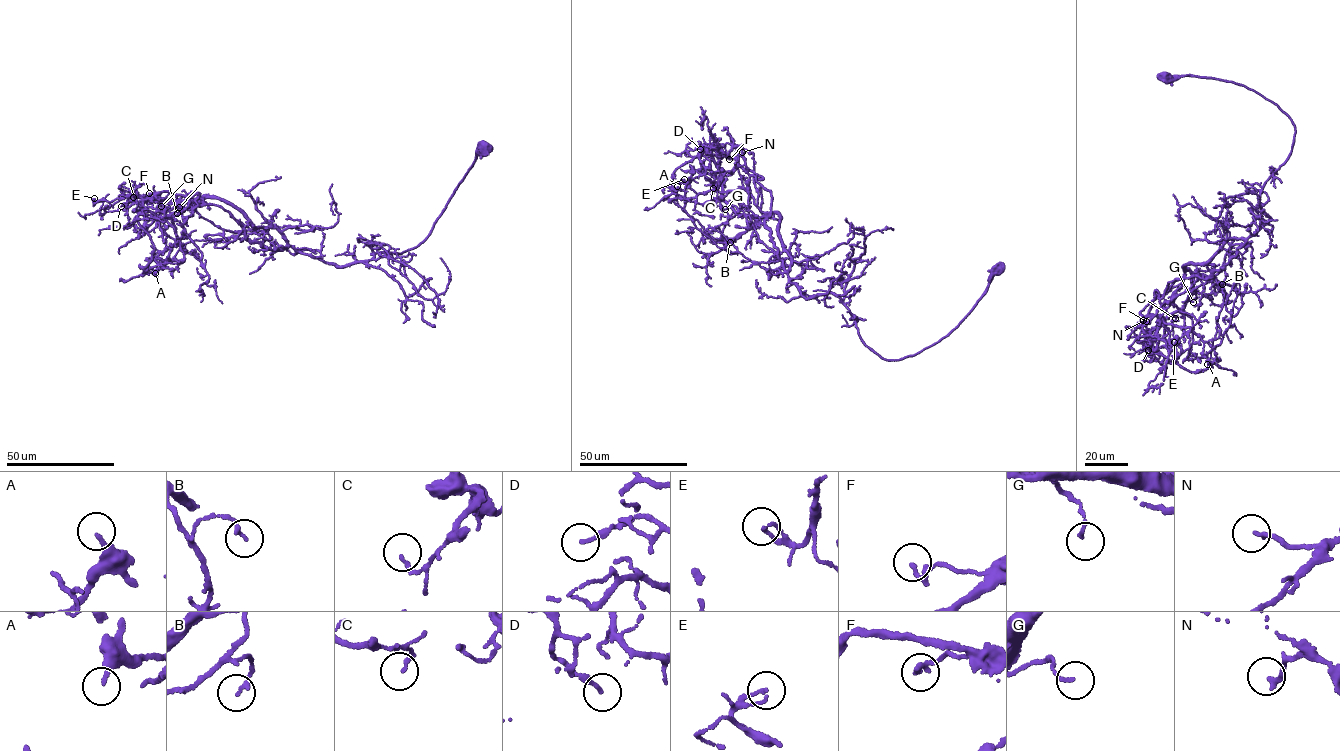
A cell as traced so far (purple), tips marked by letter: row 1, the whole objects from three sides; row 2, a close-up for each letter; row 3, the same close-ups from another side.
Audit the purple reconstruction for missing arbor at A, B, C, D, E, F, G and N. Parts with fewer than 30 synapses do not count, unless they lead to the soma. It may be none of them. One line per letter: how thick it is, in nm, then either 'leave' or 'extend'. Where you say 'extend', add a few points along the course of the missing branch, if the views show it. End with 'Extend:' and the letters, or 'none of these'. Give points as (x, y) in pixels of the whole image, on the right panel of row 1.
A: calibre 200 nm; leave
B: calibre 140 nm; leave
C: calibre 150 nm; leave
D: calibre 190 nm; leave
E: calibre 150 nm; leave
F: calibre 160 nm; leave
G: calibre 130 nm; leave
N: calibre 180 nm; leave
Extend: none of these

